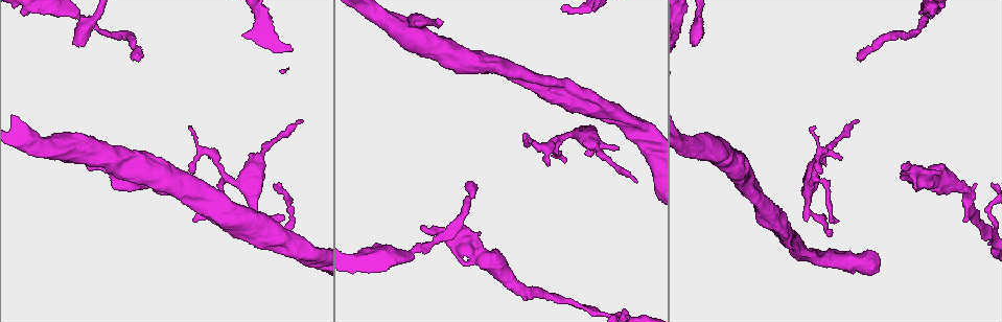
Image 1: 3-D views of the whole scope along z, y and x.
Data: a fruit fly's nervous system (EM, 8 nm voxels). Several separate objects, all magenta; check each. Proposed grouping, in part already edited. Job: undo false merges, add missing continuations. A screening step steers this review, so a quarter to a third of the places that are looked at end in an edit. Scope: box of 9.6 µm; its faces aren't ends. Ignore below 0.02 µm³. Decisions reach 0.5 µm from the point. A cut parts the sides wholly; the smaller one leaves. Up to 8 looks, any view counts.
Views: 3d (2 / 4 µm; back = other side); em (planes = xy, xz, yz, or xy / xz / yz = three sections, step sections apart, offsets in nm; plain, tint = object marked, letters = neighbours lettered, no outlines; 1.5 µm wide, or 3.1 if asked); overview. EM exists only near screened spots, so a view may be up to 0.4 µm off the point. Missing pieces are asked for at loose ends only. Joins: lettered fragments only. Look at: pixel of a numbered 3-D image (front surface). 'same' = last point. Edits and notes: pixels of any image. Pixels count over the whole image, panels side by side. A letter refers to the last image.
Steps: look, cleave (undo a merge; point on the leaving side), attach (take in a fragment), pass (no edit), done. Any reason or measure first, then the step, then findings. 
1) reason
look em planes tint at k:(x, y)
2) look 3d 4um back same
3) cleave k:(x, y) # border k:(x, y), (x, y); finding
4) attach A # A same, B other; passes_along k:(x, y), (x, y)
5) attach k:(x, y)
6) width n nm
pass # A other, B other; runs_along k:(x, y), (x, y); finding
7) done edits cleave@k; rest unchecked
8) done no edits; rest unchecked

branch stops here
look em planes plain at 1:(138, 60)

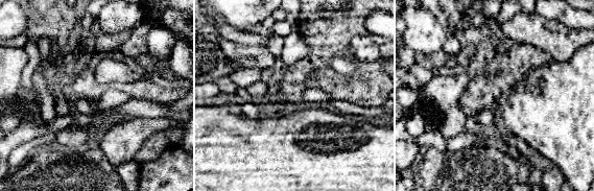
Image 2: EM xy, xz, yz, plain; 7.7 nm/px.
see the neighbours
look em planes letters same

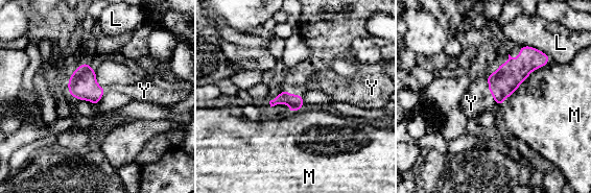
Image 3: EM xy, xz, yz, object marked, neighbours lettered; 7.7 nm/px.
attach Y # L other, M other, Y same; passes_along 3:(509, 76), (489, 85), (471, 103); the neuron continues

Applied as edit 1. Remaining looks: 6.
redraw
look overview

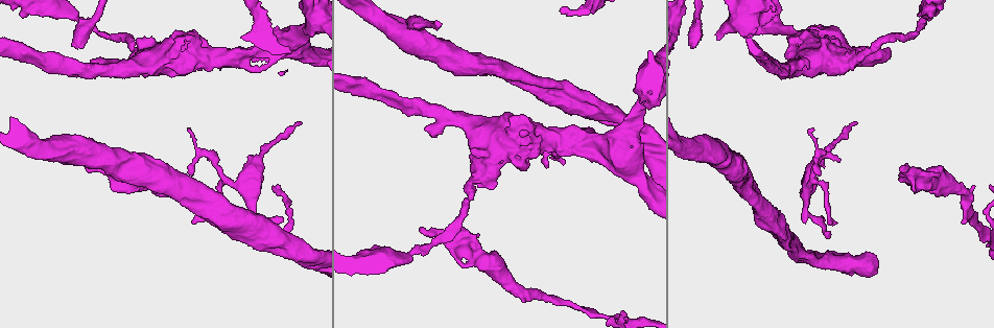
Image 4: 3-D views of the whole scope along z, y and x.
branch stops here
look em yz step 8 tint at 4:(857, 123)

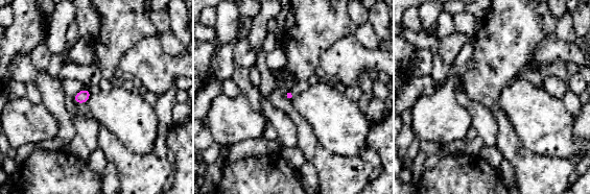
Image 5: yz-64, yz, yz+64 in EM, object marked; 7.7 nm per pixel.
look em planes letters same

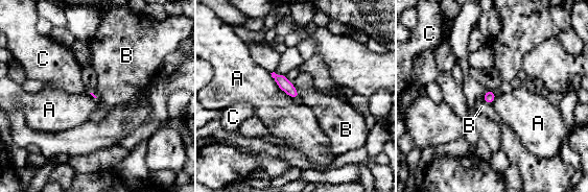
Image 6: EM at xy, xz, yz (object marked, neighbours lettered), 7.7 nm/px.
pass # A other, B other, C other; border 6:(269, 73), (276, 84), (296, 99); no lettered fragment goes on from it

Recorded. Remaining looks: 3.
tapers out
look 3d 4um at 4:(819, 174)

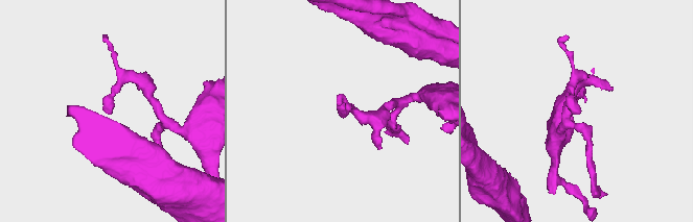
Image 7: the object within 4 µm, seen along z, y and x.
look em planes letters at 7:(345, 114)

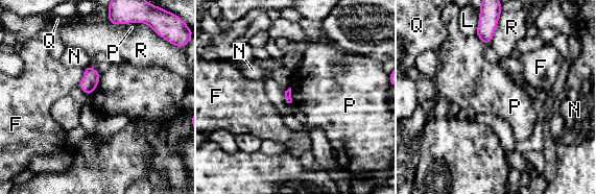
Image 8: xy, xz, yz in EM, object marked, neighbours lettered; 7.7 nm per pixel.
pass # F other, L other, N other, P other, Q other, R other; border 8:(476, 34), (481, 41), (489, 44); no lettered fragment goes on from it

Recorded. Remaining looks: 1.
done edits attach@3; rest unchecked

